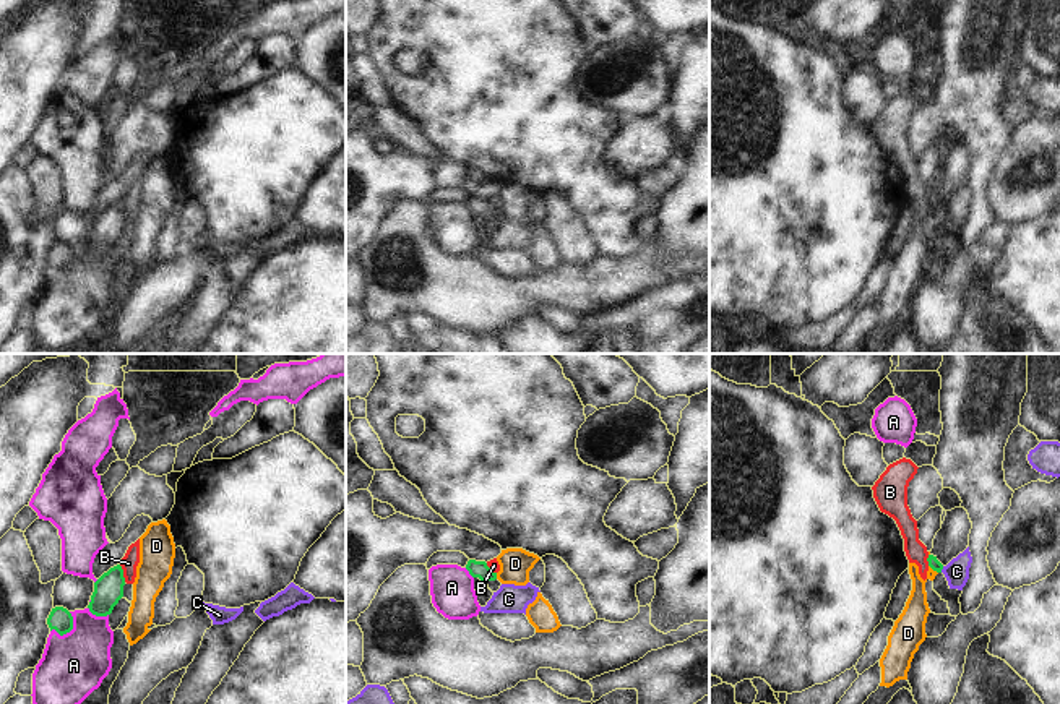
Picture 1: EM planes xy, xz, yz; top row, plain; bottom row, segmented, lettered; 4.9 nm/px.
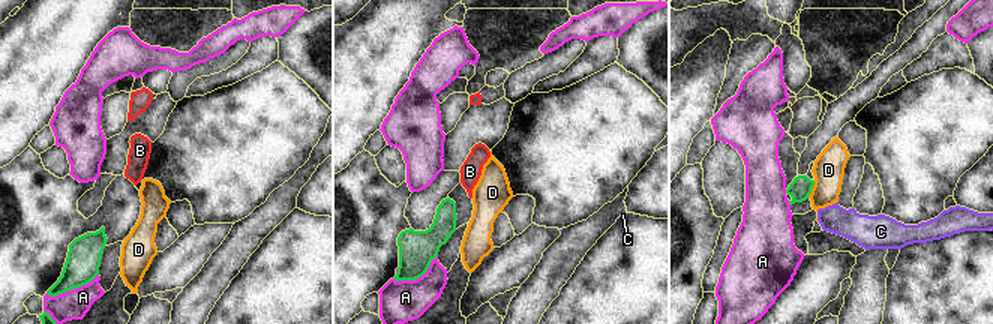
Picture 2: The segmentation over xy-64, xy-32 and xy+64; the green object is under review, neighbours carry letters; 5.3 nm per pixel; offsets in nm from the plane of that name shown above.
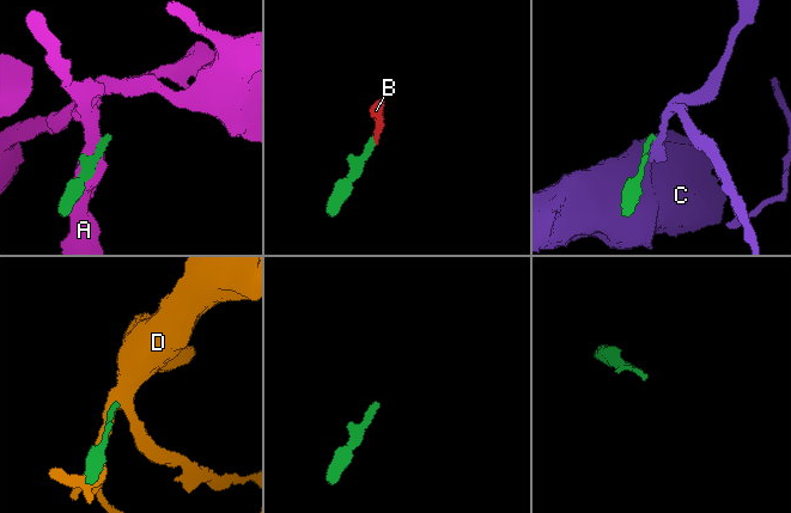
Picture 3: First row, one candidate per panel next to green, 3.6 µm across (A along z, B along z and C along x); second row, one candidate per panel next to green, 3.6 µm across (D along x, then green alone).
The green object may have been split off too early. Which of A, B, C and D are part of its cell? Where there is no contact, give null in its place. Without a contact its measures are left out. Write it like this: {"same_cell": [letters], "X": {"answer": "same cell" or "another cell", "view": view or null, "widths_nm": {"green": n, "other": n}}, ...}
{"same_cell": [], "A": {"answer": "another cell", "view": "xy", "widths_nm": {"green": 120, "other": 320}}, "B": {"answer": "another cell", "view": "xy", "widths_nm": {"green": 140, "other": 90}}, "C": {"answer": "another cell", "view": "yz", "widths_nm": {"green": 60, "other": 120}}, "D": {"answer": "another cell", "view": "yz", "widths_nm": {"green": 60, "other": 130}}}

